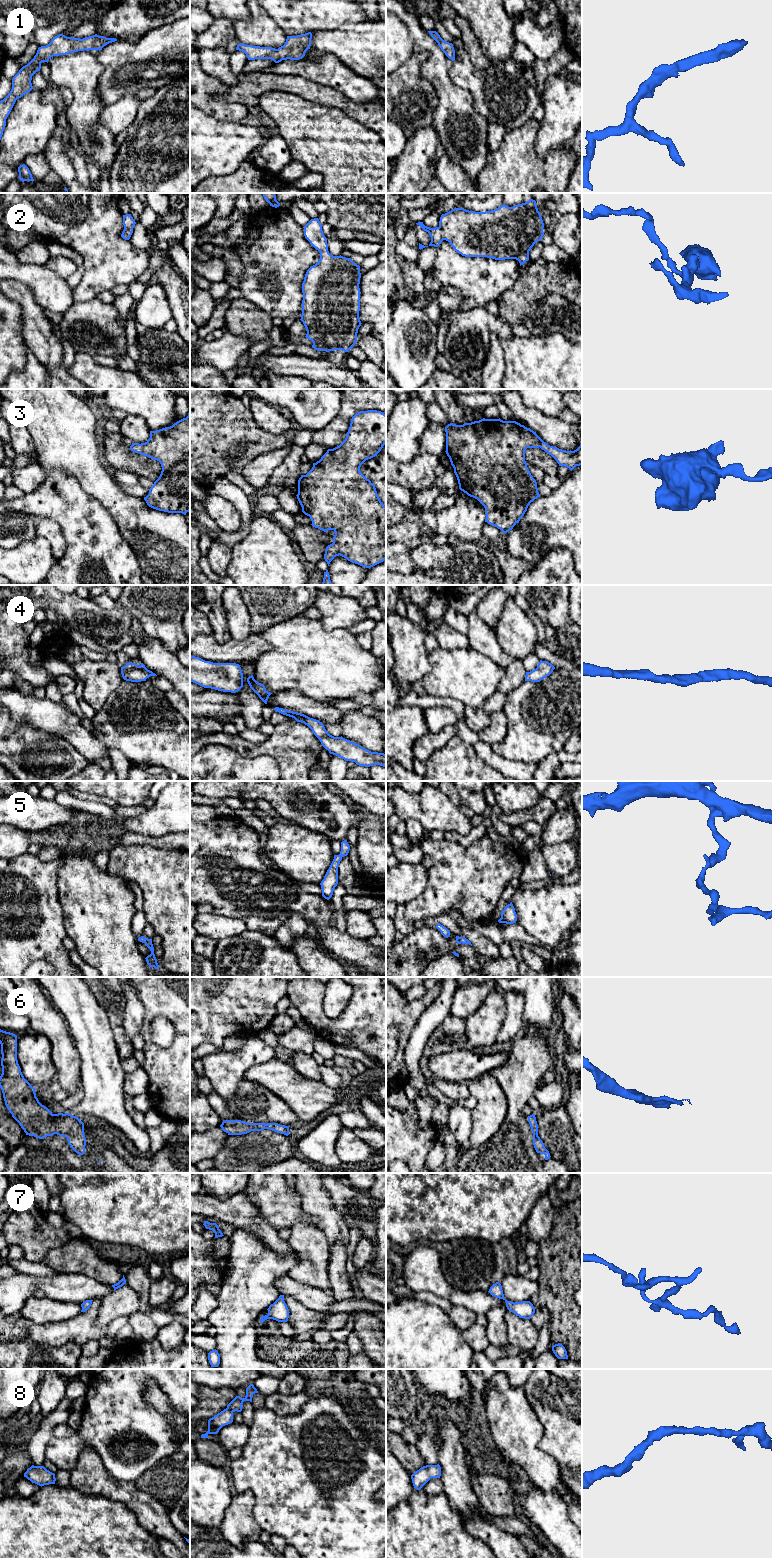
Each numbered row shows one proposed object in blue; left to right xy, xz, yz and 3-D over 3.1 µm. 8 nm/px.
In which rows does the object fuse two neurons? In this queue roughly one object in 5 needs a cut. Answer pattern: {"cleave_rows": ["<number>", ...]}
{"cleave_rows": []}

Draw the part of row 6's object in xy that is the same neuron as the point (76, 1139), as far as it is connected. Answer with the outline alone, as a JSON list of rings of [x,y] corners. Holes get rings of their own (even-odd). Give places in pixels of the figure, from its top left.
[[[0,1029],[0,1088],[5,1105],[26,1135],[43,1139],[57,1134],[66,1137],[79,1155],[85,1153],[84,1123],[69,1113],[53,1114],[36,1097],[35,1088],[24,1078],[17,1060],[17,1035]]]

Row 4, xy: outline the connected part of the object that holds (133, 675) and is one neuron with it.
[[[130,662],[121,667],[121,674],[124,680],[131,682],[146,681],[150,676],[157,676],[152,671],[148,670],[143,663],[138,666]]]

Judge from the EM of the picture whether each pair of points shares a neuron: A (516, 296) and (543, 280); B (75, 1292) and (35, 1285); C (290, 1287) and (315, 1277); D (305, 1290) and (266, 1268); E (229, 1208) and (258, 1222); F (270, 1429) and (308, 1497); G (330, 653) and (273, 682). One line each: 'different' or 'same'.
A: same
B: same
C: different
D: different
E: same
F: same
G: same

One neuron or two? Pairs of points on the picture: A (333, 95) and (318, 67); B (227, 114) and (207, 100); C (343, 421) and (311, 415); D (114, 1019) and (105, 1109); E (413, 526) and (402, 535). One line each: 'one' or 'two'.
A: two
B: one
C: two
D: two
E: one

